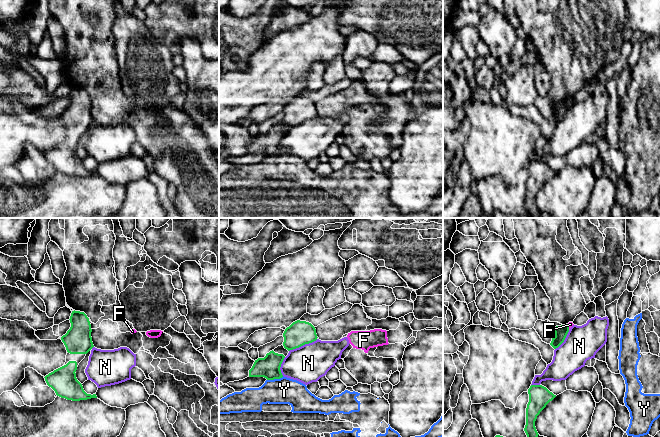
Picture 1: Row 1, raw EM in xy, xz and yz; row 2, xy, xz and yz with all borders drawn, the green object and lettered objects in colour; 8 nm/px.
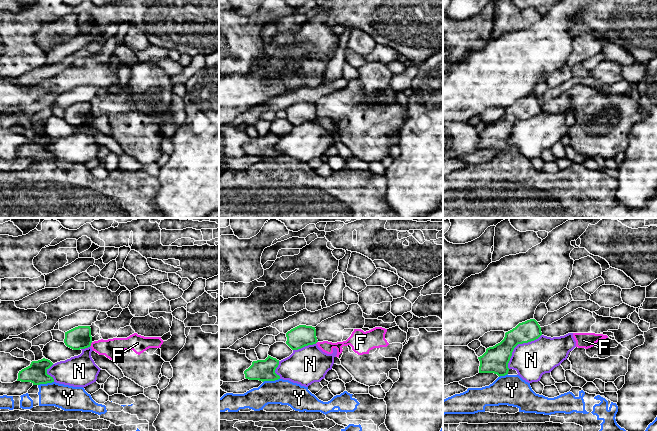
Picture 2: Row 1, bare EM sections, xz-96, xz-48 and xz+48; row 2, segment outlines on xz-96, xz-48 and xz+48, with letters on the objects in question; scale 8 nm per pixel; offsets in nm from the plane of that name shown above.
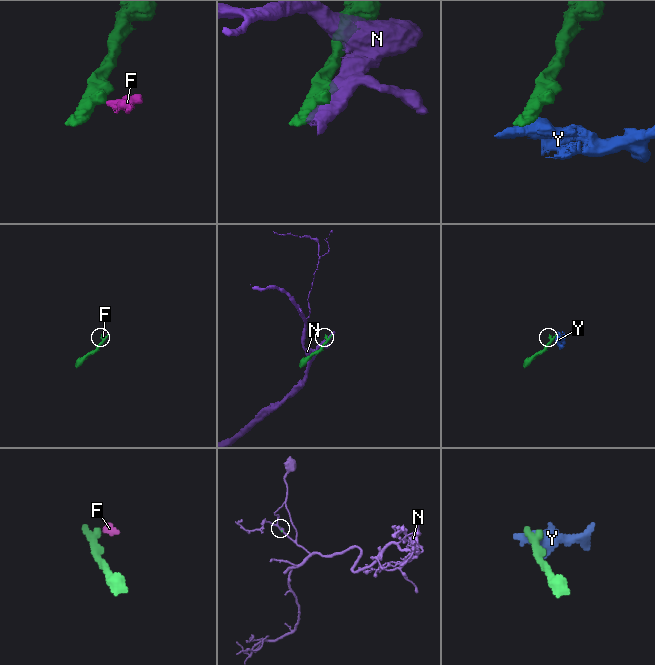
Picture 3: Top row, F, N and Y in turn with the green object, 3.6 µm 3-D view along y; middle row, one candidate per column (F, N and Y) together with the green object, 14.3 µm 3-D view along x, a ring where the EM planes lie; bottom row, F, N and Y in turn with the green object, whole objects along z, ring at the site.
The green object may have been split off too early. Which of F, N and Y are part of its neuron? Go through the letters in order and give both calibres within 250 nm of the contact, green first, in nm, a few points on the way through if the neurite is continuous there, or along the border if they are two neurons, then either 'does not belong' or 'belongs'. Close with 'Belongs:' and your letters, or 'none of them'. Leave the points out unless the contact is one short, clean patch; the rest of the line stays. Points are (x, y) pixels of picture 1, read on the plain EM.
F: 100 nm thick on the green side, 50 nm on the other; border along yz (567, 100), (569, 105); does not belong
N: 200 nm thick on the green side, 300 nm on the other; does not belong
Y: 180 nm thick on the green side, 200 nm on the other; border along xz (283, 152), (267, 156); does not belong
Belongs: none of them

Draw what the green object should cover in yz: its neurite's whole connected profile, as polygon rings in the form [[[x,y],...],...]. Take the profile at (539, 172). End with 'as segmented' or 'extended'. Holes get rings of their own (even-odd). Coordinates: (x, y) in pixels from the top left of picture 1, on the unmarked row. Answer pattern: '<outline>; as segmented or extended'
[[[531,161],[528,165],[528,170],[529,178],[526,184],[526,201],[524,204],[527,213],[513,216],[496,211],[491,217],[482,213],[480,218],[533,218],[539,211],[535,203],[537,192],[556,171],[542,161]]]; as segmented

